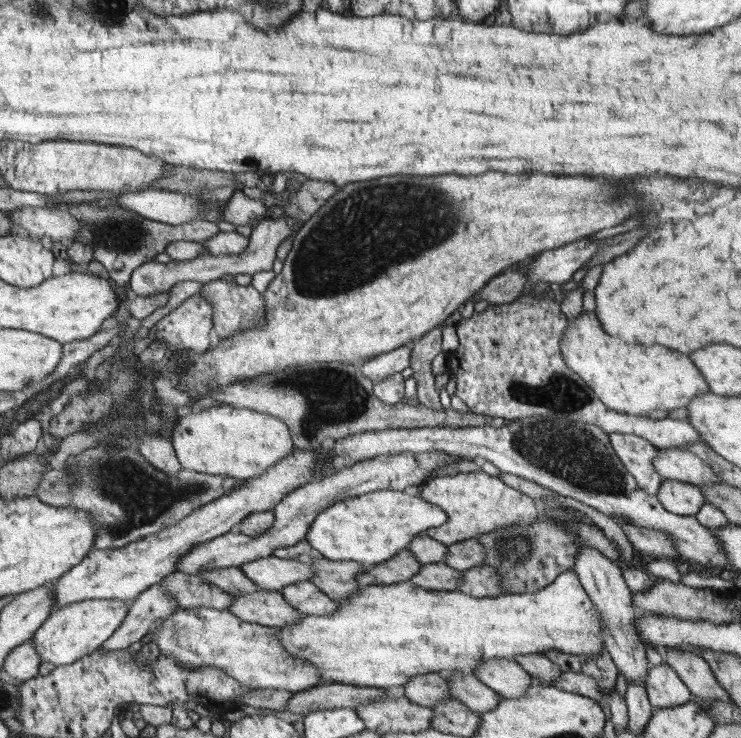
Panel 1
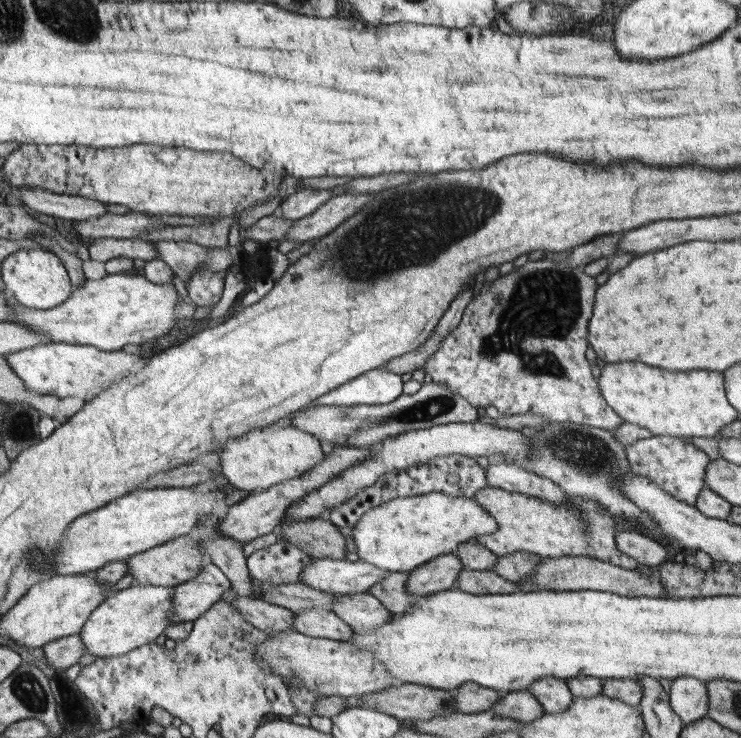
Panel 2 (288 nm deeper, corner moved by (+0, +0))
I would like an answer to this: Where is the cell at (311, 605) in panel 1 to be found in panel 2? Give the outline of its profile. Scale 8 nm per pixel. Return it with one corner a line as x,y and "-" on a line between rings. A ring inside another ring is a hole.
349,594
333,598
335,602
329,610
345,620
357,634
367,634
393,620
393,612
385,610
381,602
369,594

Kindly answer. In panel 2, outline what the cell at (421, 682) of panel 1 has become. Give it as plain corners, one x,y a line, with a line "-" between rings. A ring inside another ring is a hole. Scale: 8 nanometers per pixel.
465,682
463,686
455,688
453,692
455,692
455,704
457,704
459,714
487,712
503,696
503,692
497,692
491,688
481,688
479,684
471,684
471,682

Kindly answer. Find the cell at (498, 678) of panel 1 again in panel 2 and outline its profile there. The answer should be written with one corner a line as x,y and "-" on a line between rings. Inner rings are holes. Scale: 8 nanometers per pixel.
539,678
535,680
527,692
531,692
543,706
545,714
555,714
555,712
565,712
573,704
575,696
571,694
569,686
565,680
557,678

